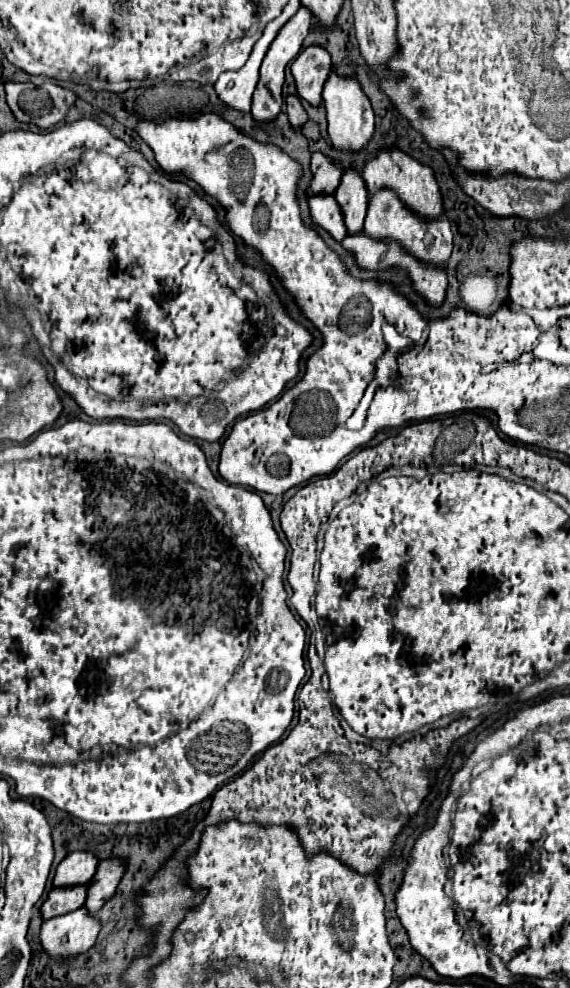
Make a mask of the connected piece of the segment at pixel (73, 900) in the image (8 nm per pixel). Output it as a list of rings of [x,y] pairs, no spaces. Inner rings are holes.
[[[73,885],[73,887],[55,887],[51,889],[47,901],[41,905],[43,919],[51,919],[55,915],[63,915],[75,911],[85,905],[87,885]]]

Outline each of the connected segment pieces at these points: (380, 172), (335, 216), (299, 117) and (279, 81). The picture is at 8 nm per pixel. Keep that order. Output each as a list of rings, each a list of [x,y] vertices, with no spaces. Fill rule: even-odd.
[[[389,145],[389,147],[383,147],[383,149],[377,149],[377,153],[373,153],[365,167],[363,167],[363,179],[365,179],[365,185],[369,189],[369,193],[375,193],[377,189],[381,187],[391,187],[401,199],[403,203],[417,211],[419,215],[423,217],[429,217],[429,219],[435,219],[441,215],[443,211],[443,201],[441,201],[441,191],[439,191],[439,185],[435,181],[435,175],[431,171],[431,167],[415,161],[413,157],[409,157],[407,153],[403,153],[399,147],[395,145]]]
[[[317,193],[317,197],[309,199],[313,223],[327,229],[337,241],[347,235],[345,217],[341,217],[341,207],[337,205],[333,193]]]
[[[287,95],[285,107],[287,107],[287,115],[289,115],[289,121],[293,127],[301,127],[309,119],[303,105],[301,105],[301,99],[297,95]]]
[[[305,5],[299,7],[299,11],[281,27],[281,31],[277,33],[277,37],[273,39],[265,59],[263,59],[263,65],[261,65],[261,77],[259,77],[259,83],[257,83],[257,89],[253,93],[253,107],[251,107],[251,113],[257,121],[269,121],[273,117],[277,117],[277,113],[281,111],[283,107],[283,95],[281,95],[281,89],[283,89],[283,81],[285,81],[285,67],[287,63],[301,51],[301,43],[303,39],[307,37],[309,29],[311,29],[311,23],[313,23],[313,13],[309,9],[305,9]]]

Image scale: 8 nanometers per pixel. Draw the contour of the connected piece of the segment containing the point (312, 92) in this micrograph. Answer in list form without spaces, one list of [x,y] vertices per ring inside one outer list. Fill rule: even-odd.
[[[311,45],[305,51],[301,51],[291,65],[291,73],[297,83],[297,95],[317,107],[321,103],[321,91],[329,67],[331,55],[325,47]]]

